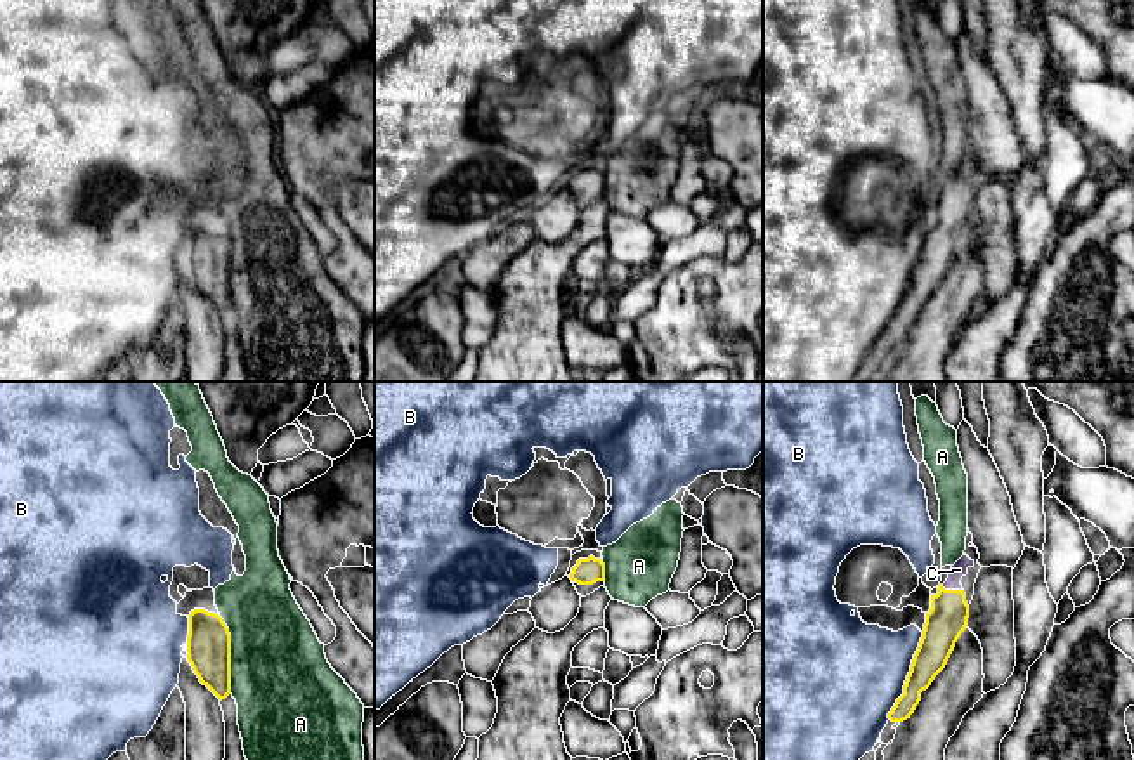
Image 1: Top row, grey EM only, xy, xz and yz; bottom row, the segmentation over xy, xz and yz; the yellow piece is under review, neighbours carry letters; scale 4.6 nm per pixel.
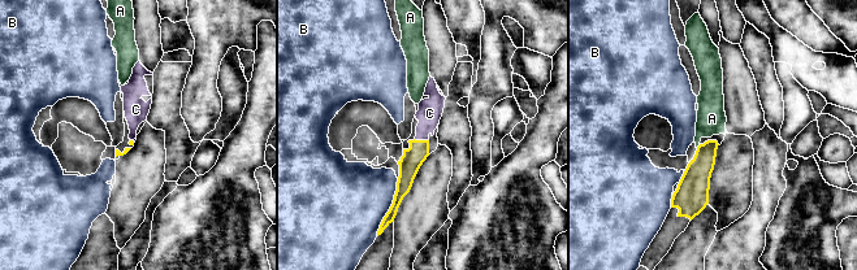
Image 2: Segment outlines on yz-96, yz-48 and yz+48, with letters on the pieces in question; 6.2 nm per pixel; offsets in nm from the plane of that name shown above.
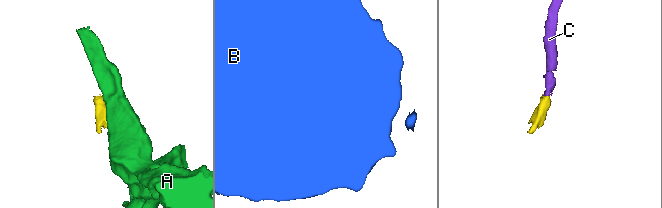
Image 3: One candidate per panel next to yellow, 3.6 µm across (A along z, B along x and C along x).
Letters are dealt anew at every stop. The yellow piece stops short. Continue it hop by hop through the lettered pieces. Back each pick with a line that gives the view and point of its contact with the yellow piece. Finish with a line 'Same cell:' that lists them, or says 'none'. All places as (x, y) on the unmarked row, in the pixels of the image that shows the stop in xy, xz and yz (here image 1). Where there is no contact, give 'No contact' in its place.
C: Touches yellow at yz (952, 202)
Same cell: C

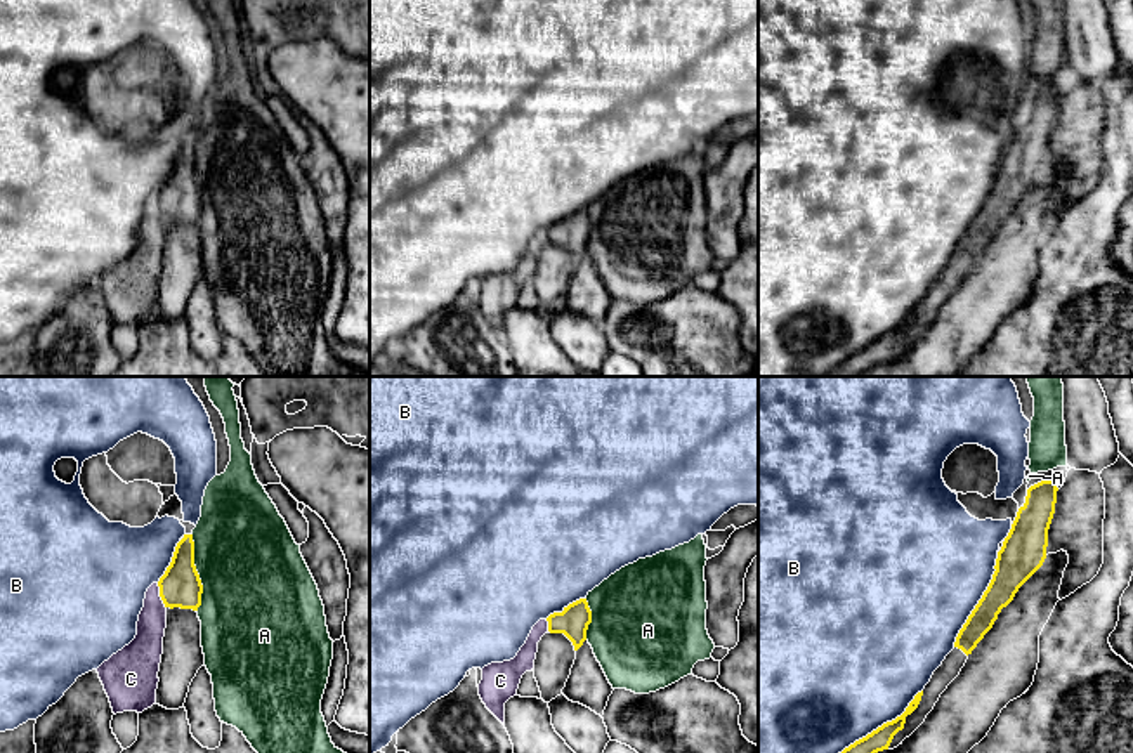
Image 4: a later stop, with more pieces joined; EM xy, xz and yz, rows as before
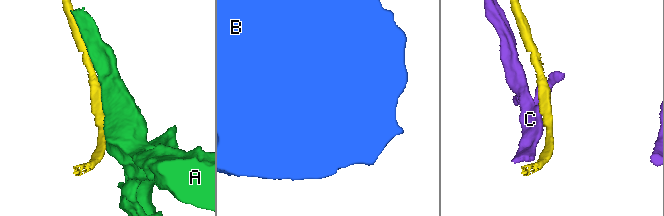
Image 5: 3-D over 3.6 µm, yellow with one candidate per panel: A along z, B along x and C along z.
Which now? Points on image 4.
Same cell: none

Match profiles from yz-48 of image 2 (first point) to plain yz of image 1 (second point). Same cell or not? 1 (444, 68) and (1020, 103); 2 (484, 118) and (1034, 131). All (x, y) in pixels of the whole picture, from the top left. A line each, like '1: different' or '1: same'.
1: different
2: different

